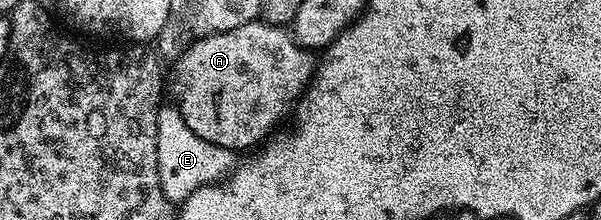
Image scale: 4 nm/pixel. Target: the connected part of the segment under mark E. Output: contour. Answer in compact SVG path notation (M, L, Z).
M169 104L160 116L160 135L157 140L158 162L163 174L165 193L169 202L179 204L187 200L194 191L214 182L227 179L237 165L237 155L218 144L202 140L190 130L186 120L182 120L179 109Z

